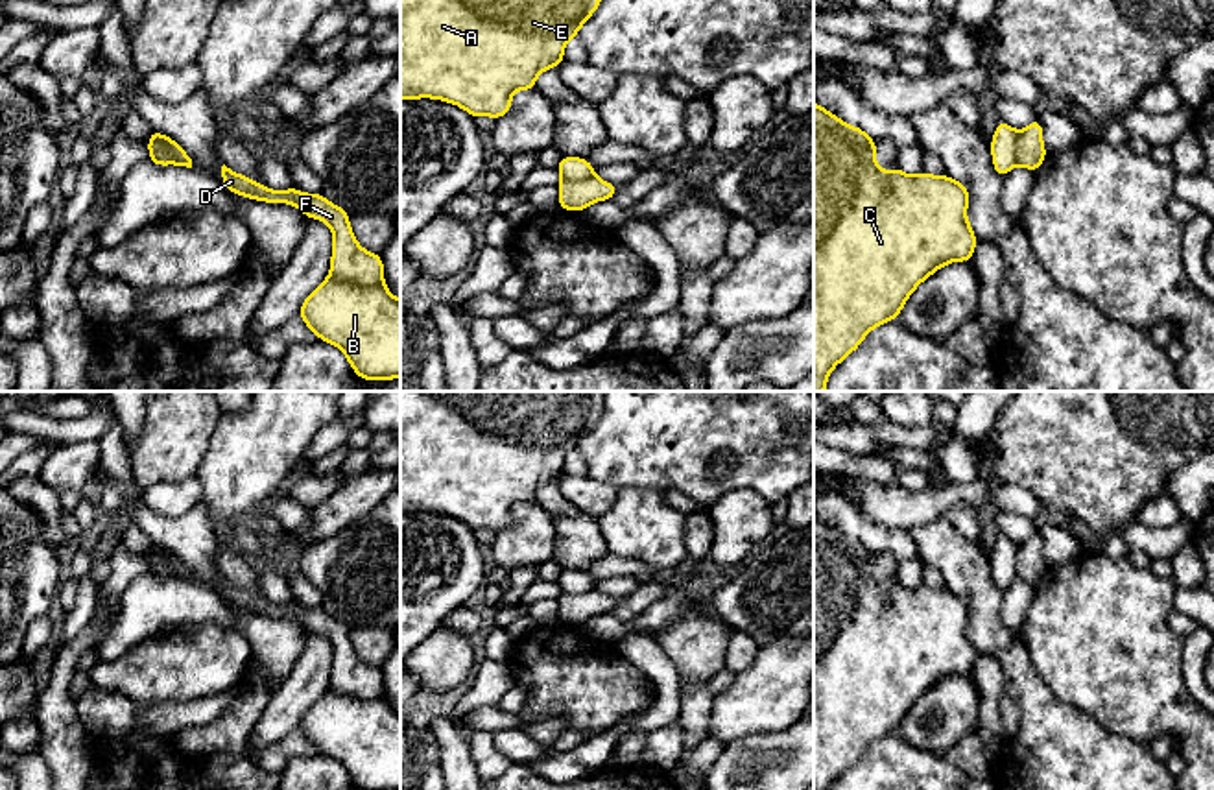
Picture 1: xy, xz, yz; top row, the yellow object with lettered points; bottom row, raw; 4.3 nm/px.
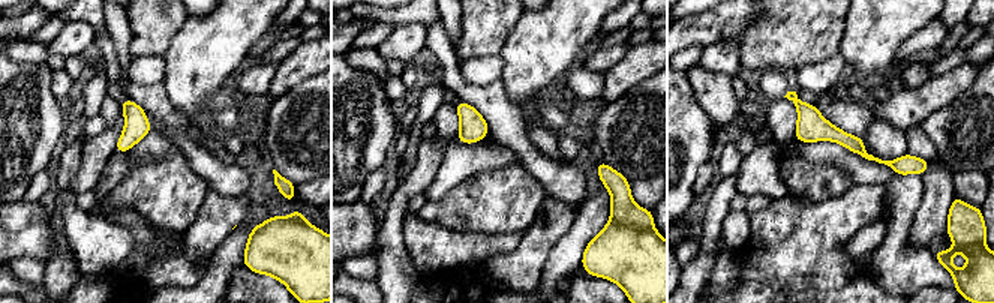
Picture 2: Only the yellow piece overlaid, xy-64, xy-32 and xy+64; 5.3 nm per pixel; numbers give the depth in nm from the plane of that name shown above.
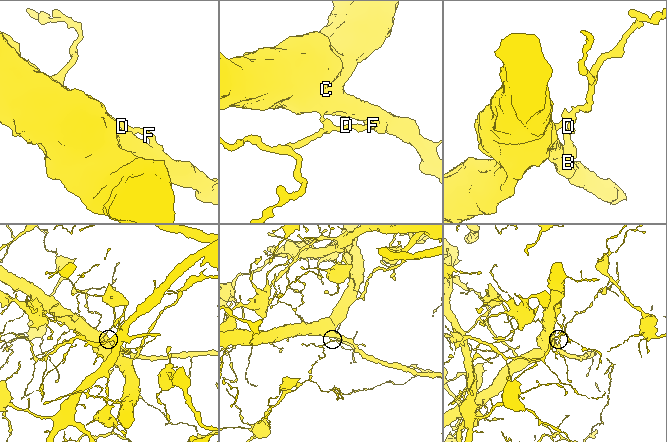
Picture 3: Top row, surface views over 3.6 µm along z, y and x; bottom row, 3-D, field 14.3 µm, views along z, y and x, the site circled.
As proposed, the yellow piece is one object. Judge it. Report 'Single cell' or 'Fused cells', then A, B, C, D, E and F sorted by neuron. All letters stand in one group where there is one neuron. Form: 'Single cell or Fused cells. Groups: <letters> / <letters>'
Fused cells. Groups: A B C E / D F

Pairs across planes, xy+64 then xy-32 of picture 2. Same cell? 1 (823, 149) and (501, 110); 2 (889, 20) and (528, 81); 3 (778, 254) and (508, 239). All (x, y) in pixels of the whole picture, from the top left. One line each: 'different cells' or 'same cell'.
1: different cells
2: same cell
3: different cells

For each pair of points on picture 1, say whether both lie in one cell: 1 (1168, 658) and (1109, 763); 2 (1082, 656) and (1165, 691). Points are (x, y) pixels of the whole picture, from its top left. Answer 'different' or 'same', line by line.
1: different
2: same

